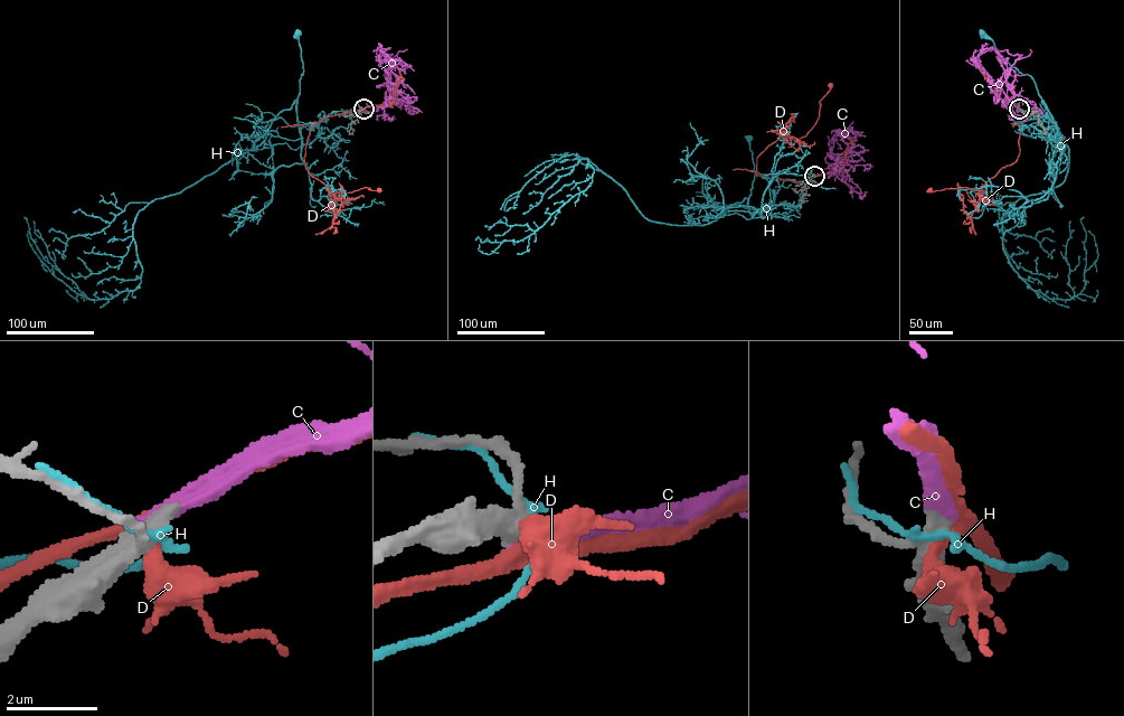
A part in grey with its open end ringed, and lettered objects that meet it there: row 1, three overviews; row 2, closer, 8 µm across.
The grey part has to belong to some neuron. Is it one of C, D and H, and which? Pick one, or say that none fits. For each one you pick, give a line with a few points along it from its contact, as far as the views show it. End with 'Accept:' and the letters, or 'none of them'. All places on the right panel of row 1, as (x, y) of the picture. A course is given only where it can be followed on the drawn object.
C: course (1019, 109), (1006, 96), (1008, 83), (998, 54), (992, 49), (980, 50), (992, 48)
Accept: C

